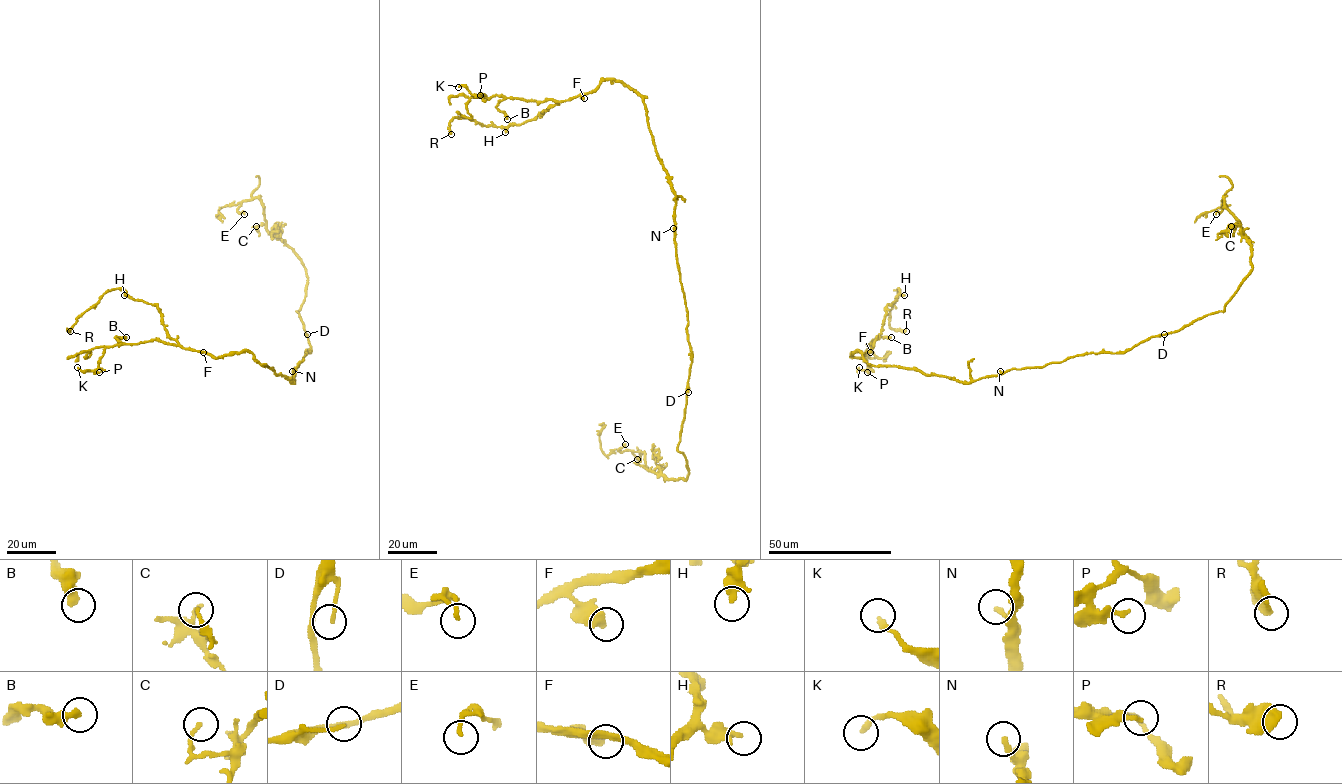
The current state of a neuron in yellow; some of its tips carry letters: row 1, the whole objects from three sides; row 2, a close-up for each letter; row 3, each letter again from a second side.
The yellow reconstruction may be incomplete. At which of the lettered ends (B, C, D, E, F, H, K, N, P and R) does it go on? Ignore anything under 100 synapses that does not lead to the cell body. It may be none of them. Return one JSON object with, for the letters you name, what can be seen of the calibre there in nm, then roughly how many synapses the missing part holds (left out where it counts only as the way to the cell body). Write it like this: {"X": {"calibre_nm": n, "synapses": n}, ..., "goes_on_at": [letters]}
{"goes_on_at": []}

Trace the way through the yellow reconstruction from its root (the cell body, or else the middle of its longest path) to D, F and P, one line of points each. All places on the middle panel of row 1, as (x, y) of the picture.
D: (676, 250), (691, 353), (688, 392)
F: (676, 250), (675, 192), (656, 150), (643, 98), (613, 79), (603, 79), (595, 89), (580, 95), (584, 98)
P: (676, 250), (675, 192), (656, 150), (643, 98), (632, 88), (603, 79), (591, 92), (560, 102), (480, 95)

